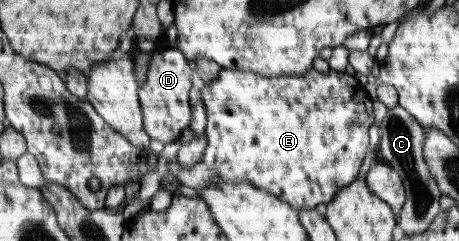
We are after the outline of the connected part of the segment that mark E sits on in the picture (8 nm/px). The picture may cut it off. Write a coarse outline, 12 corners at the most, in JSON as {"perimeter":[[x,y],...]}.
{"perimeter":[[220,68],[194,189],[246,179],[315,209],[357,179],[352,75]]}

